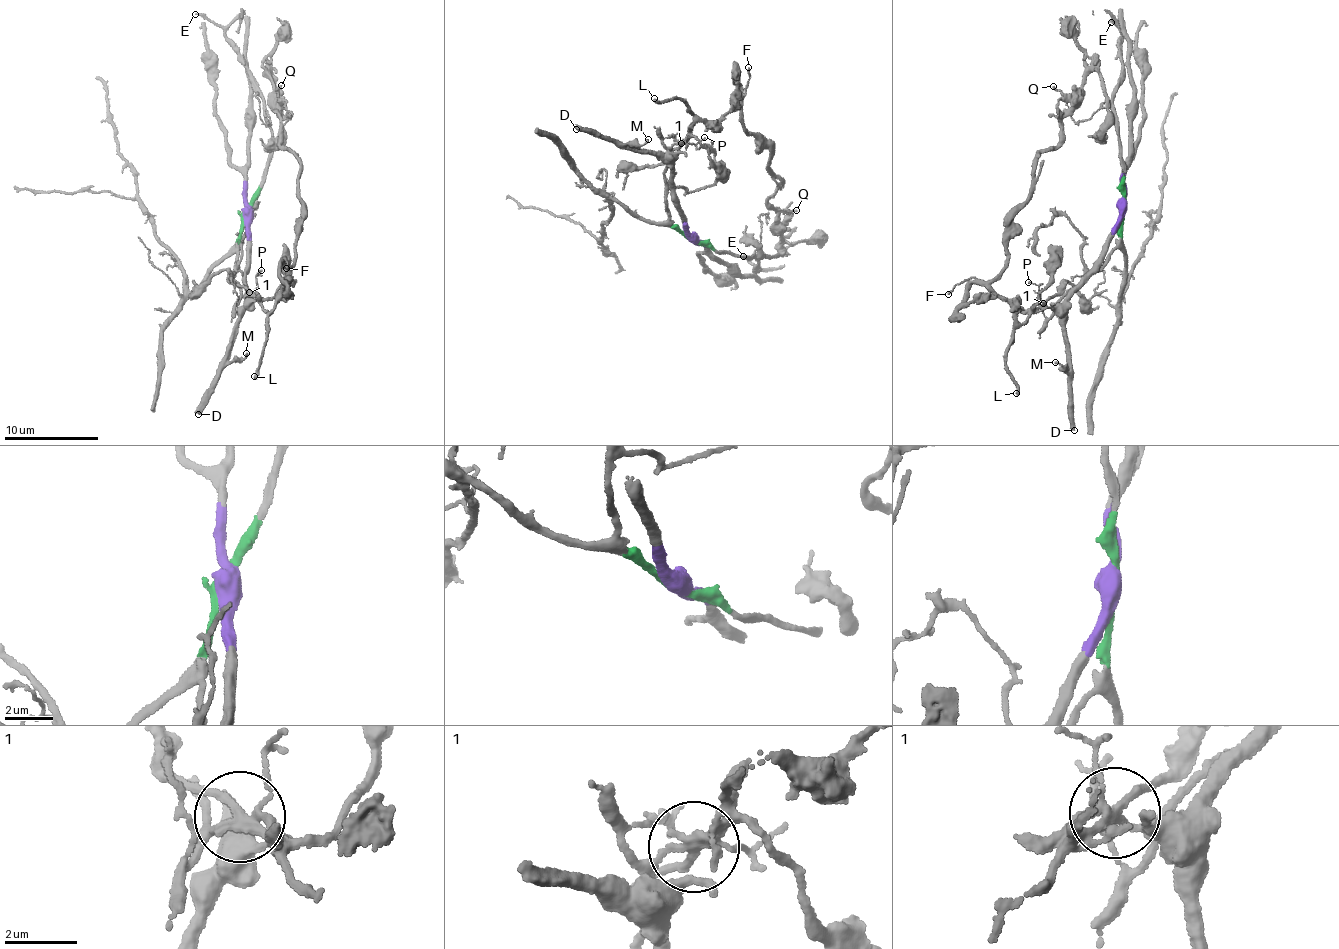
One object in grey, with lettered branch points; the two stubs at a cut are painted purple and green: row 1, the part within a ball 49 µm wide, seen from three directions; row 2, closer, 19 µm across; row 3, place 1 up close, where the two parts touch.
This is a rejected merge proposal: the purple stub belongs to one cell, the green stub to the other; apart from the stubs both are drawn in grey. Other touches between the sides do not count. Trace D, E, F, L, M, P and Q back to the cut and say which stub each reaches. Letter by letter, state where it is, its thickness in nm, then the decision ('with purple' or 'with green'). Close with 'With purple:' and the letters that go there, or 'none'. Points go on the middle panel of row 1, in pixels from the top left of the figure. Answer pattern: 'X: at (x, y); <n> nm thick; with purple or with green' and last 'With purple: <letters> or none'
D: at (576, 129); 420 nm thick; with purple
E: at (743, 256); 240 nm thick; with green
F: at (748, 67); 140 nm thick; with purple
L: at (654, 98); 280 nm thick; with purple
M: at (648, 139); 140 nm thick; with purple
P: at (704, 137); 110 nm thick; with green
Q: at (796, 210); 140 nm thick; with purple
With purple: D, F, L, M, Q

